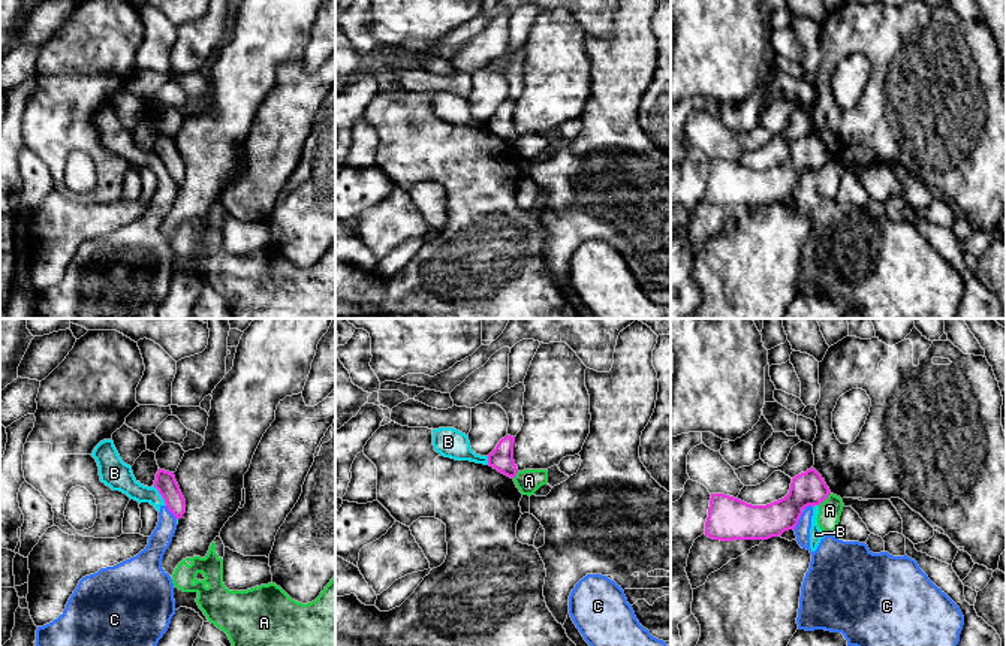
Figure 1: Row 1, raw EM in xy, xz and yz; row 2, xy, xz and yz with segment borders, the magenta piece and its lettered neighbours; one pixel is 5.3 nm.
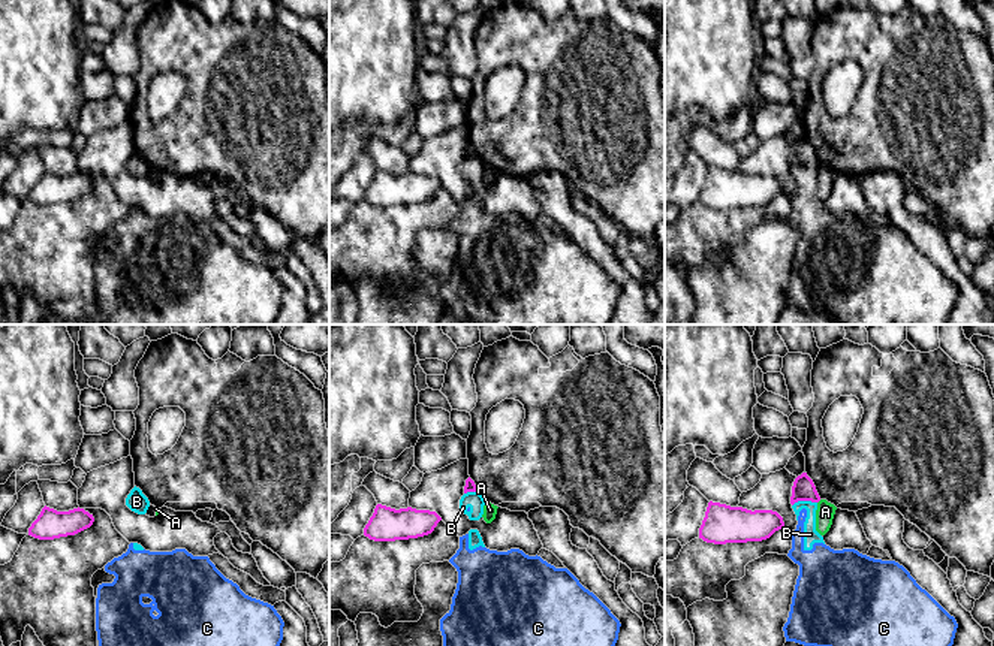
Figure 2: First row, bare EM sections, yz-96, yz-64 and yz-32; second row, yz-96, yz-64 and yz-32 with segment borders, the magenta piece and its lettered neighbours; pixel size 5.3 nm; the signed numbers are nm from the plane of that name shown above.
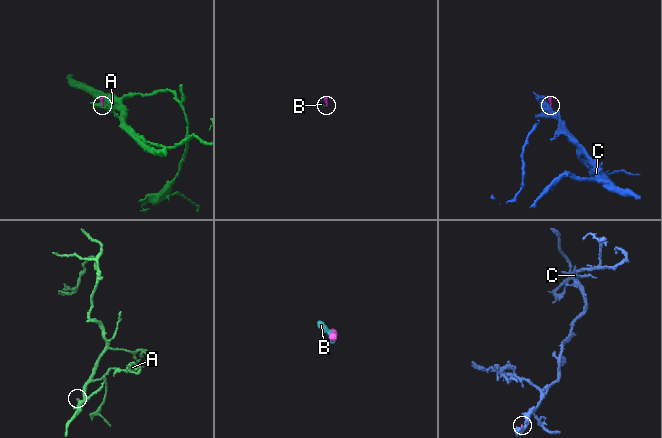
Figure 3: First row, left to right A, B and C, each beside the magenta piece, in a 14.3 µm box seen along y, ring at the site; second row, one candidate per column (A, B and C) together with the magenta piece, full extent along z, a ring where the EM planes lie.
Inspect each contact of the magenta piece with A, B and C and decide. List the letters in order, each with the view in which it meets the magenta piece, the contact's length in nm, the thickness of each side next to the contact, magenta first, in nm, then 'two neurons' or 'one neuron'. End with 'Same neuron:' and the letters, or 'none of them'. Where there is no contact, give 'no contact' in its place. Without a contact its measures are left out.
A: meets magenta in yz; contact 100 nm long; 180 nm thick on the magenta side, 120 nm on the other; two neurons
B: meets magenta in xy; contact 130 nm long; 120 nm thick on the magenta side, 160 nm on the other; two neurons
C: meets magenta in yz; contact 120 nm long; 190 nm thick on the magenta side, 160 nm on the other; two neurons
Same neuron: none of them

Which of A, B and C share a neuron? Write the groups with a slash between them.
A / B C

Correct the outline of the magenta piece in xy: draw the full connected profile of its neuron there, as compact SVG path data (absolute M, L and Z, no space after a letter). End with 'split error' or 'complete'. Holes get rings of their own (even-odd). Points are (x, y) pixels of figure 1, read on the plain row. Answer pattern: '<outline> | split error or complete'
M159 133L154 153L159 156L168 175L175 181L175 184L181 184L186 178L186 164L180 156L174 138Z | complete

